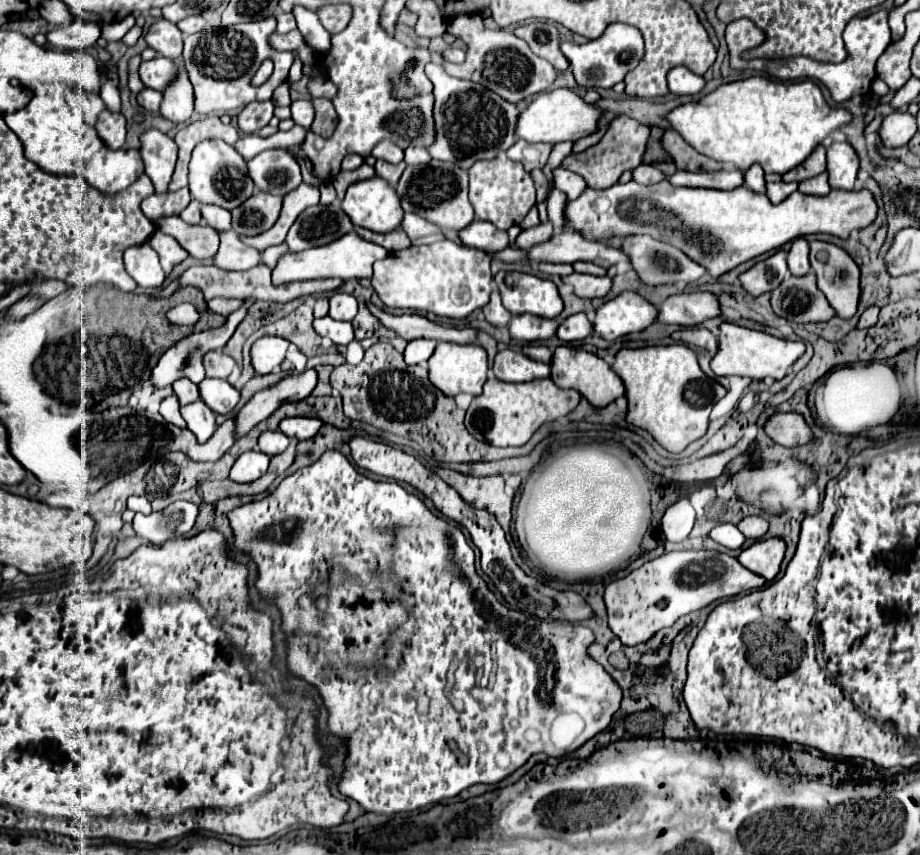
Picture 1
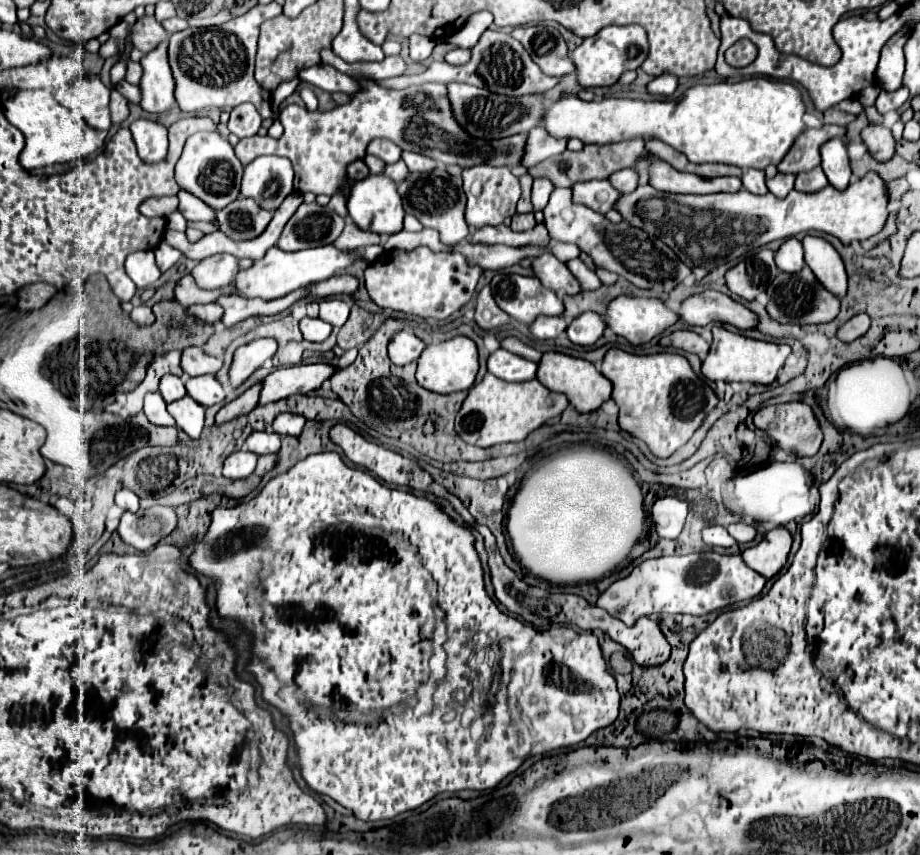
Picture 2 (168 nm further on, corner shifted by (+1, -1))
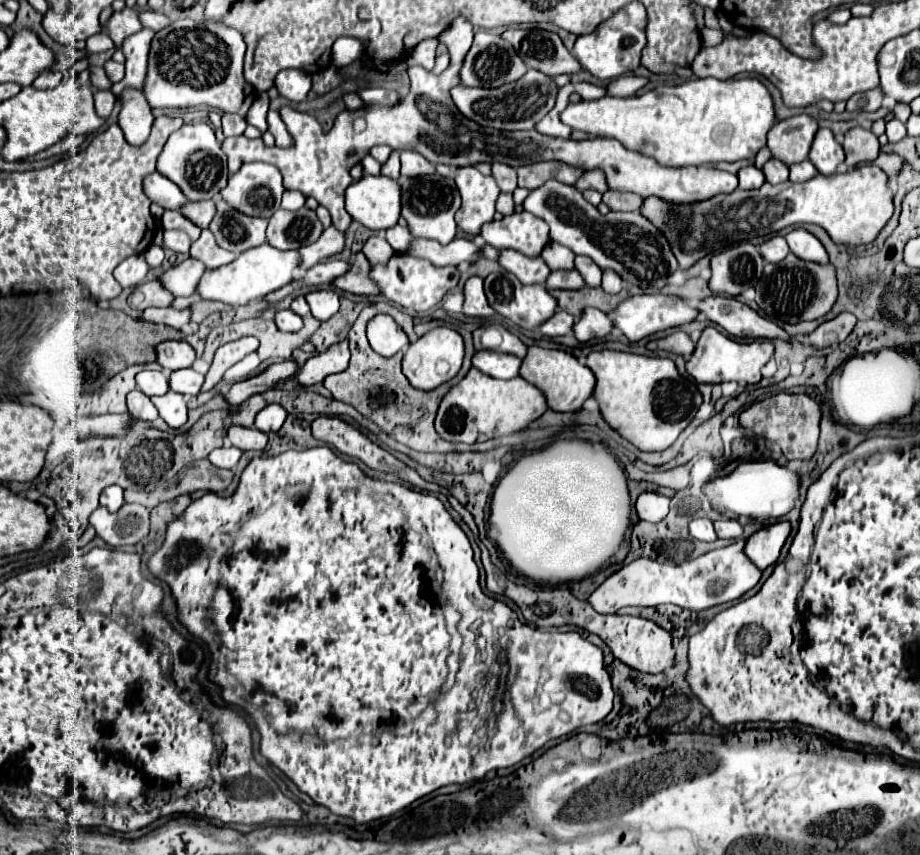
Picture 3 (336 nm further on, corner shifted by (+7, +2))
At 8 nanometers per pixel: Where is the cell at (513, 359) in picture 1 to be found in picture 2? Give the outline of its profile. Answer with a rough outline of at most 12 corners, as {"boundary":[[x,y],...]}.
{"boundary":[[503,348],[495,350],[487,368],[505,382],[535,378],[537,364]]}

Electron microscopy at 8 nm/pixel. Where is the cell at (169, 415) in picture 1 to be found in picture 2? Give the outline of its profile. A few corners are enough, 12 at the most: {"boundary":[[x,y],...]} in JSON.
{"boundary":[[159,392],[145,394],[143,412],[151,424],[175,426]]}

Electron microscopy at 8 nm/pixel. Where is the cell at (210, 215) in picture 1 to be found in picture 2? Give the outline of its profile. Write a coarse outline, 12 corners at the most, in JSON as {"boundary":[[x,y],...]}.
{"boundary":[[177,192],[187,220],[215,220],[215,212],[189,192]]}

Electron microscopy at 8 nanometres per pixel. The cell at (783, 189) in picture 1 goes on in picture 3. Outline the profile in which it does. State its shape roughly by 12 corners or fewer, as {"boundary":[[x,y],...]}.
{"boundary":[[777,159],[763,167],[765,179],[779,185],[789,179],[789,167]]}

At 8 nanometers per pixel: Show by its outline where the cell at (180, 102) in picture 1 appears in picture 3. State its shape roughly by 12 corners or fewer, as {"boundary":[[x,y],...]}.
{"boundary":[[155,31],[125,39],[125,79],[111,93],[143,91]]}

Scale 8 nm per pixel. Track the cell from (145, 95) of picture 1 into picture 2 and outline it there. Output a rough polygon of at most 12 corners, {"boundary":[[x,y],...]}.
{"boundary":[[125,80],[115,84],[115,90],[121,92],[129,102],[139,104],[141,92]]}

